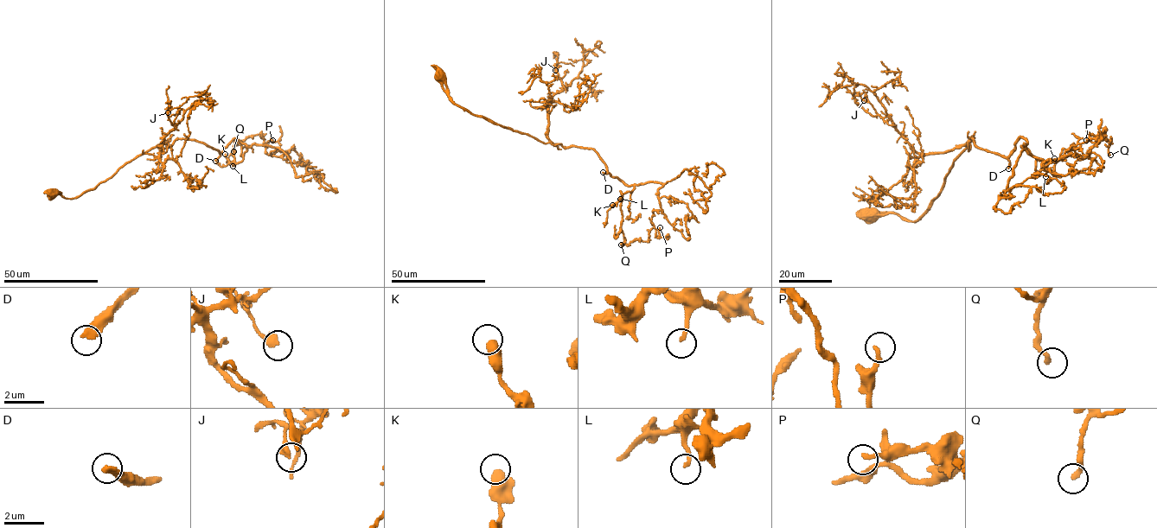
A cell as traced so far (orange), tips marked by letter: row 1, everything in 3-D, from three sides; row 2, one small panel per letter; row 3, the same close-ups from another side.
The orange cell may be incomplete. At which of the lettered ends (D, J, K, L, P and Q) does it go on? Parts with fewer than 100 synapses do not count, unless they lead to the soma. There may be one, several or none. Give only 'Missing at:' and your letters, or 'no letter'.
Missing at: D

